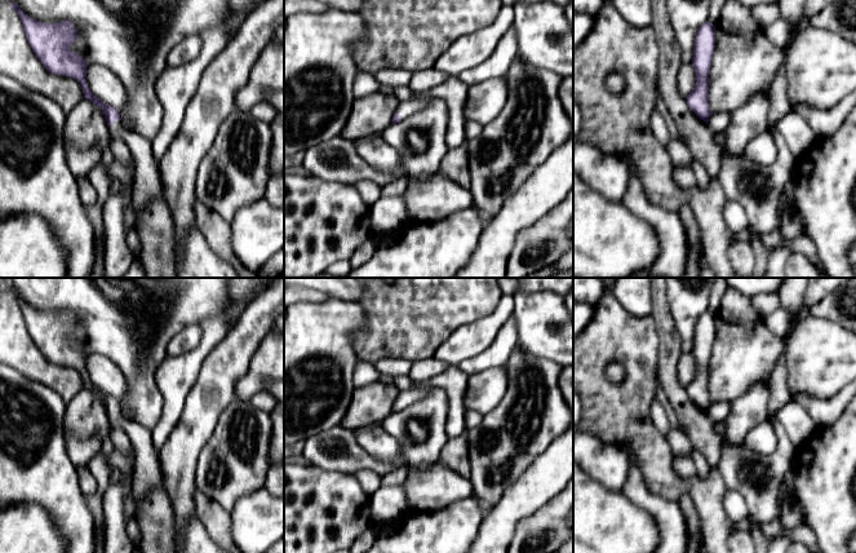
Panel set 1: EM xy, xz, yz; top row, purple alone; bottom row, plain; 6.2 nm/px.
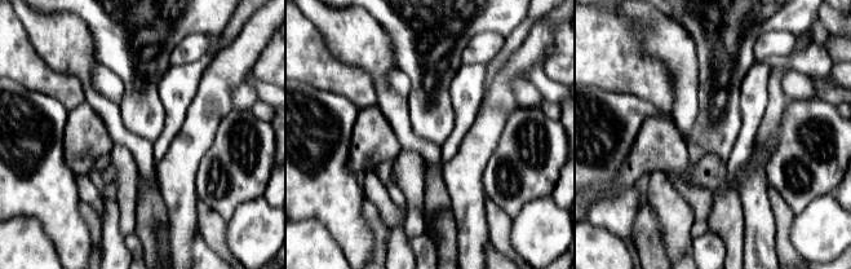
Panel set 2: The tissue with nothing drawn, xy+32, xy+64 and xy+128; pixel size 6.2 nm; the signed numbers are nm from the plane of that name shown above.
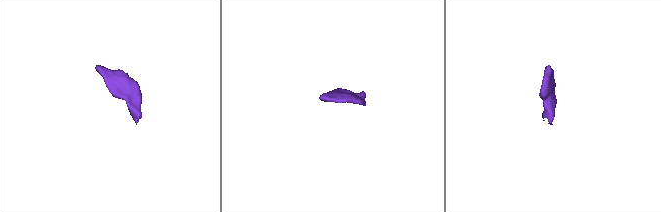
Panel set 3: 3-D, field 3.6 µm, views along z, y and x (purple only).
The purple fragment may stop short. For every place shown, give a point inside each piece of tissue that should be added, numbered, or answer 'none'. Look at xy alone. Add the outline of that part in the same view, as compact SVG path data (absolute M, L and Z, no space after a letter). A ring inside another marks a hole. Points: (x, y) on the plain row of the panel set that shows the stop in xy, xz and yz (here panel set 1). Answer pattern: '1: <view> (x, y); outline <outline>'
1: xy (147, 476); outline M115 410L108 416L108 420L110 426L120 428L125 432L134 452L133 503L137 513L139 501L152 490L163 490L165 492L159 454L154 446L150 426L127 419L121 410Z

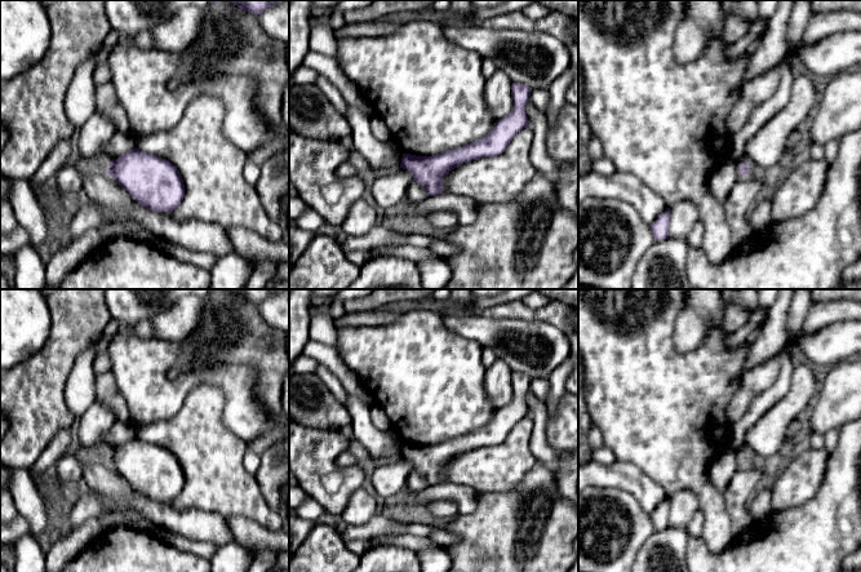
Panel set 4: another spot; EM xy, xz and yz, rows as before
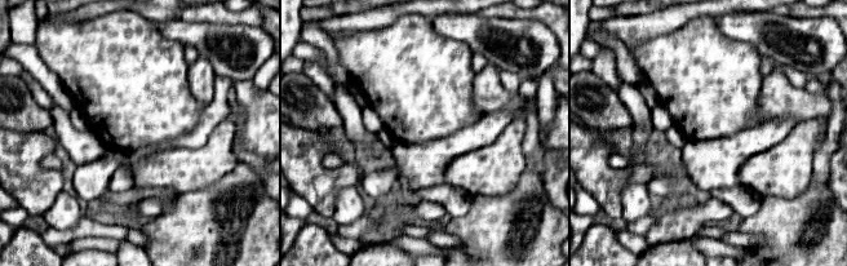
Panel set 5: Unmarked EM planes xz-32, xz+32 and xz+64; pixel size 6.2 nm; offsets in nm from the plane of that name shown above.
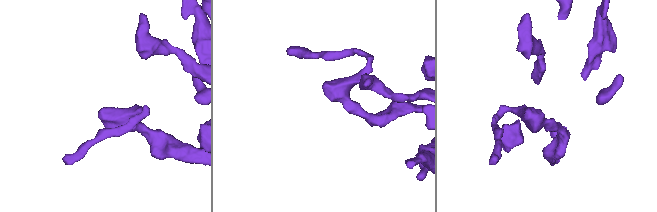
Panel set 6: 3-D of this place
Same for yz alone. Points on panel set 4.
none

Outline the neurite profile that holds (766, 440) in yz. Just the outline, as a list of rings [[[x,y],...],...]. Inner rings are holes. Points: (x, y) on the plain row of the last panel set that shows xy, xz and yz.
[[[807,364],[796,365],[786,395],[747,430],[746,452],[764,462],[782,458],[790,447],[785,438],[786,429],[809,411],[815,393],[813,372]]]

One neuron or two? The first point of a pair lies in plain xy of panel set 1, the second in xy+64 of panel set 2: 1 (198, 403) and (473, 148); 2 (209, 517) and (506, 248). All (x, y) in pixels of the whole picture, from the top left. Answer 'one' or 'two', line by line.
1: one
2: one

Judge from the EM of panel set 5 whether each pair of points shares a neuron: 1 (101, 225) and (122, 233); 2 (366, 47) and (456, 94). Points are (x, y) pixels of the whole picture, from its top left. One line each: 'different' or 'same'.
1: same
2: same

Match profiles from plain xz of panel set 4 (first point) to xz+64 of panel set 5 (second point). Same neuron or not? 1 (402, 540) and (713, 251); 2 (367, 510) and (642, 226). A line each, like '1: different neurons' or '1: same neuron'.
1: same neuron
2: different neurons

